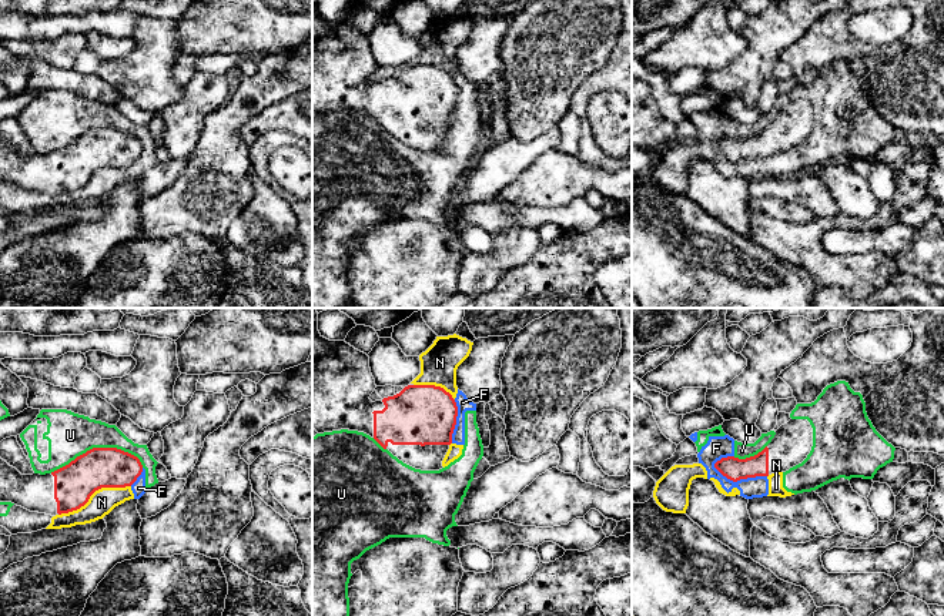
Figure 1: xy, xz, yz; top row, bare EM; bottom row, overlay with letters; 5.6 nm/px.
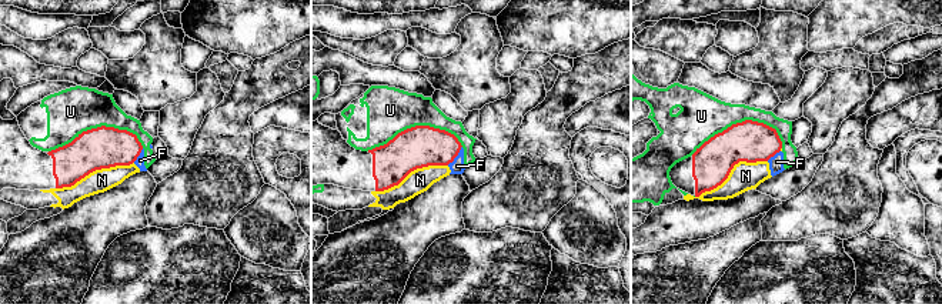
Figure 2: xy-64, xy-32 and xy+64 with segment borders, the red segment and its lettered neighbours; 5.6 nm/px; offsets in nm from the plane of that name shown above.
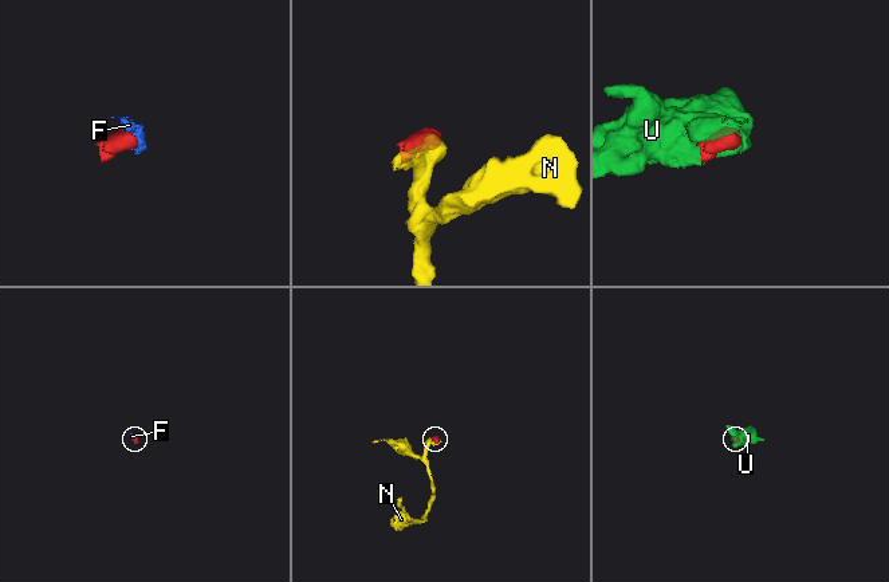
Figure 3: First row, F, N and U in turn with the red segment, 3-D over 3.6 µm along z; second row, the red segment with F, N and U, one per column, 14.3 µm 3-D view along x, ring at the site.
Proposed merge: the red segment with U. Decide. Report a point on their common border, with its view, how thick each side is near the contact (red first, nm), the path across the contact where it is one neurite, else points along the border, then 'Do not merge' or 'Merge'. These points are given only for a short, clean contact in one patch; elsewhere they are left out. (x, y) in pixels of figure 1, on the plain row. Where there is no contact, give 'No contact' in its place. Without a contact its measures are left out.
Touches red at xy (97, 129). Thickness 220 nm (red) against 260 nm. Do not merge

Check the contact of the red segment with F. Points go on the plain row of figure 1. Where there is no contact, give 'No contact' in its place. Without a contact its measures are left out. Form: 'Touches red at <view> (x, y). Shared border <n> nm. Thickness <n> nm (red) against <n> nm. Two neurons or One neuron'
Touches red at yz (739, 160). Shared border 320 nm. Thickness 130 nm (red) against 130 nm. Two neurons

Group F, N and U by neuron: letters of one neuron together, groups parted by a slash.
F N U

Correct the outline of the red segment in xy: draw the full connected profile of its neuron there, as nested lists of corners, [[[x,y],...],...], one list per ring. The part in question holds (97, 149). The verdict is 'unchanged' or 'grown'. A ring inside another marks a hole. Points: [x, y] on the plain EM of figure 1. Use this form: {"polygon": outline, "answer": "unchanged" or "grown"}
{"polygon": [[[93,128],[46,155],[21,155],[0,138],[0,183],[56,197],[80,190],[101,168],[131,167],[141,153],[140,140],[117,128]]], "answer": "grown"}

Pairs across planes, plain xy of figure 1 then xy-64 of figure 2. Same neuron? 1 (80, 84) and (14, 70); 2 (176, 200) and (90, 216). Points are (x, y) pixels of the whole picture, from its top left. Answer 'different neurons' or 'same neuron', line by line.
1: same neuron
2: different neurons

